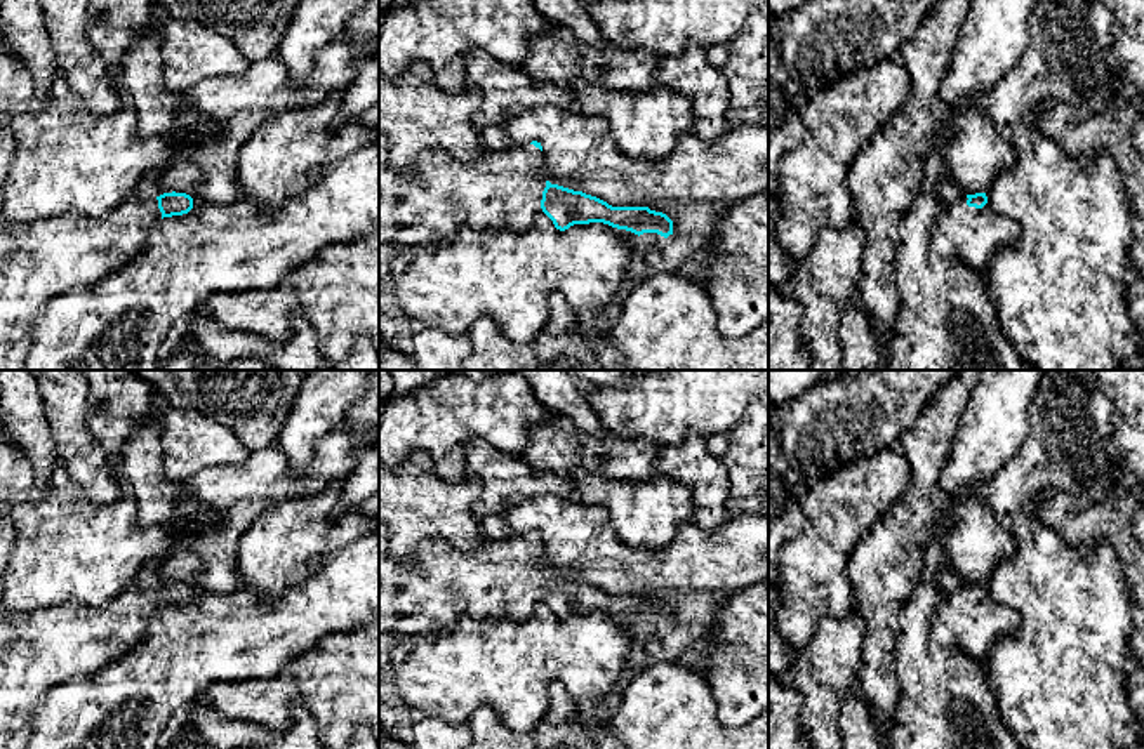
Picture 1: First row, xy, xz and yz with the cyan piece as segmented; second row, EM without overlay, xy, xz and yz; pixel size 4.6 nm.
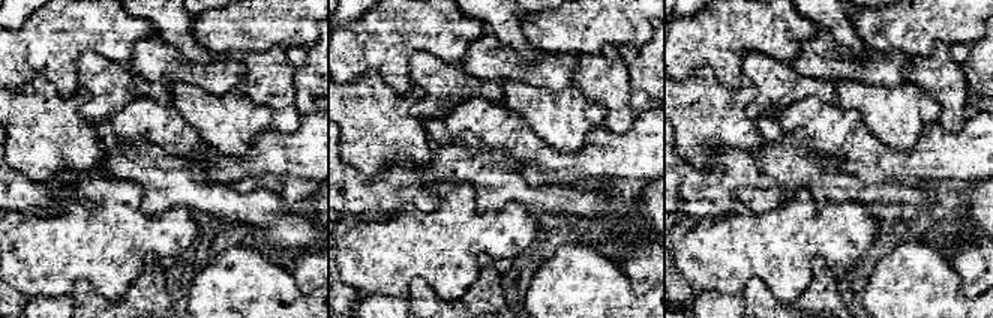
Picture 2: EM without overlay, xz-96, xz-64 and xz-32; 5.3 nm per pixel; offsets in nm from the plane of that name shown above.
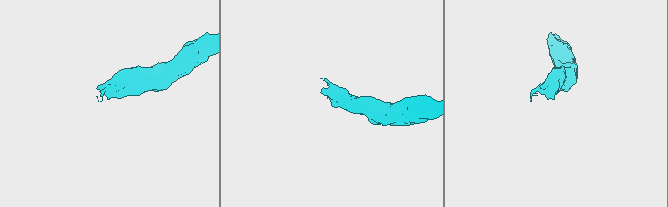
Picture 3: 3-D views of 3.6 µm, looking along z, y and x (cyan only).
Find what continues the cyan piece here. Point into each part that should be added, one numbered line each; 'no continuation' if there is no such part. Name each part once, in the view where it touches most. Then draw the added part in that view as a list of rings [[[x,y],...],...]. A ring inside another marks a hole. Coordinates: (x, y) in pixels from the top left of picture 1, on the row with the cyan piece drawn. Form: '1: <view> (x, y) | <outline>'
1: xz (437, 197) | [[[379,132],[379,243],[424,245],[461,228],[527,231],[544,214],[544,188],[542,151],[530,143],[476,162],[424,149],[412,169],[396,170]]]

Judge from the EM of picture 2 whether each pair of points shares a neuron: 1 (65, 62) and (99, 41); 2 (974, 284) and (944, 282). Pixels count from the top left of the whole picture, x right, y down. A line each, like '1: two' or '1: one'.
1: one
2: two

